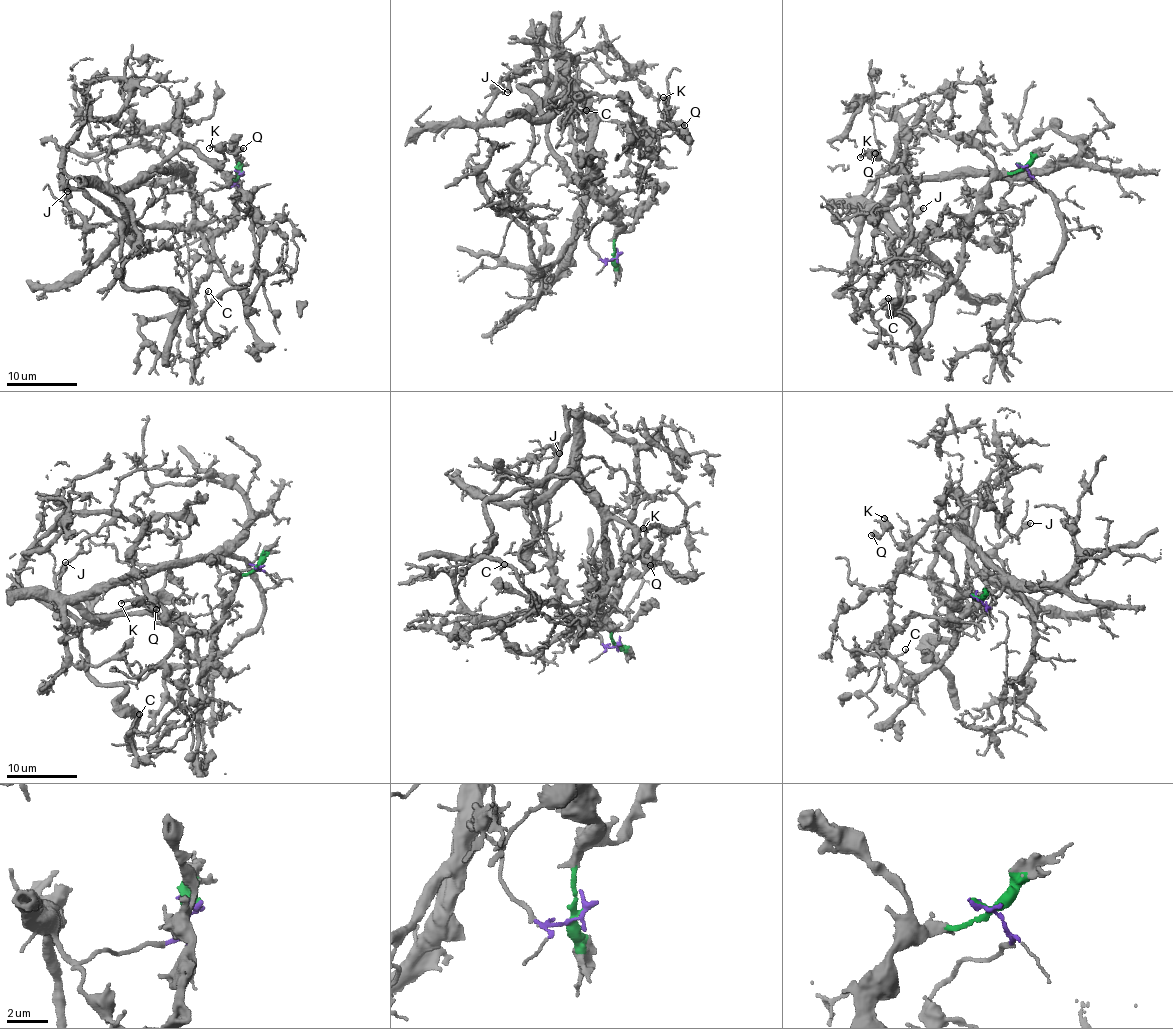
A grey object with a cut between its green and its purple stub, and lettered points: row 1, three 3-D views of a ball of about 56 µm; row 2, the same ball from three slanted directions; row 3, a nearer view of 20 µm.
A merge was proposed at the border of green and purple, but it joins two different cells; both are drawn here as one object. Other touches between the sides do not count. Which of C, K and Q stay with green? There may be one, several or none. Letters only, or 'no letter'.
no letter

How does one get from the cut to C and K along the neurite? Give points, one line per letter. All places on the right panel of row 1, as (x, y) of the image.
C: (1020, 165), (1029, 179), (1011, 188), (908, 174), (901, 154), (911, 237), (862, 295), (875, 312), (887, 297)
K: (1020, 165), (1029, 179), (1011, 188), (996, 176), (908, 174), (903, 154), (894, 167), (860, 157)

